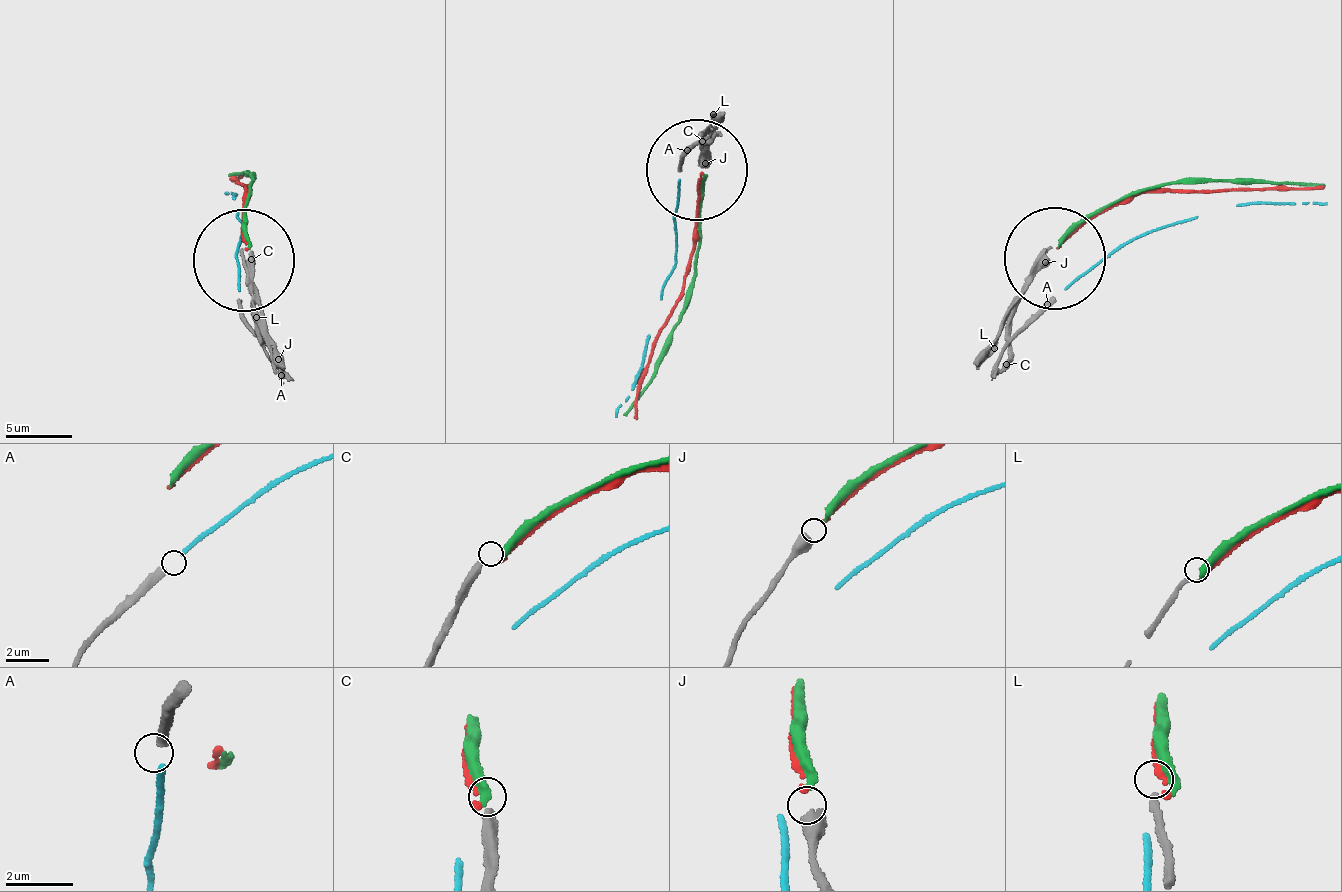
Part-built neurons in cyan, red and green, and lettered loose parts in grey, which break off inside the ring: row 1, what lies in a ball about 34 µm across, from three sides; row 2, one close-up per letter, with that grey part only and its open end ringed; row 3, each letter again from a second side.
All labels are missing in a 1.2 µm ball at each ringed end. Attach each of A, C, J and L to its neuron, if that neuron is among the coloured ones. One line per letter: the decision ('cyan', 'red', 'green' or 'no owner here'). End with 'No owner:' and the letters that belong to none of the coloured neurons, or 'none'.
A: cyan
C: no owner here
J: red
L: no owner here
No owner: C, L

